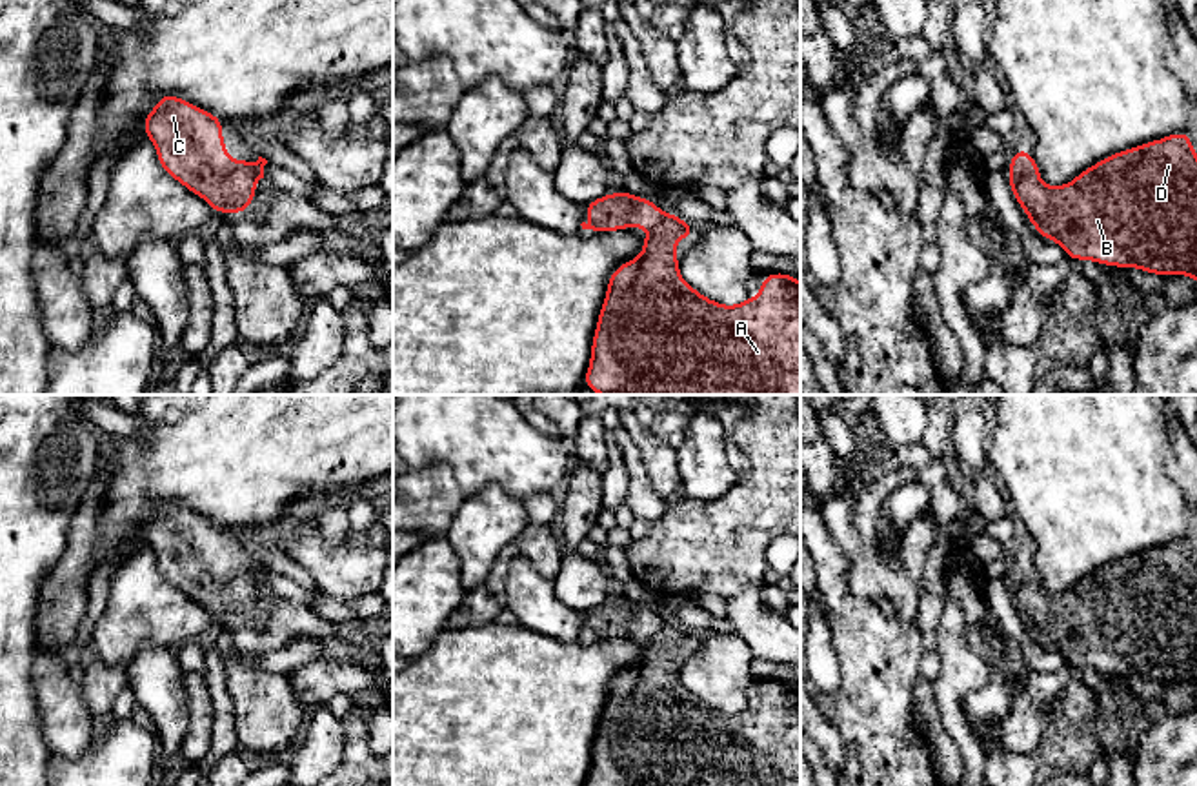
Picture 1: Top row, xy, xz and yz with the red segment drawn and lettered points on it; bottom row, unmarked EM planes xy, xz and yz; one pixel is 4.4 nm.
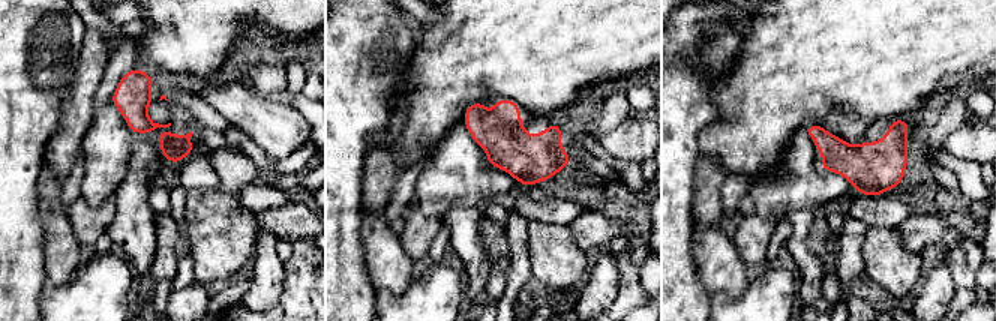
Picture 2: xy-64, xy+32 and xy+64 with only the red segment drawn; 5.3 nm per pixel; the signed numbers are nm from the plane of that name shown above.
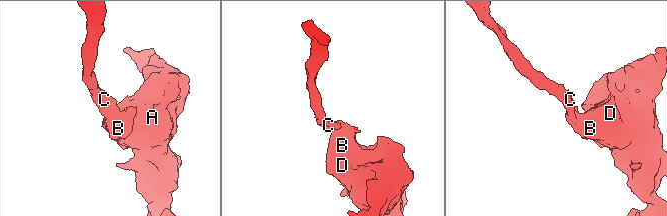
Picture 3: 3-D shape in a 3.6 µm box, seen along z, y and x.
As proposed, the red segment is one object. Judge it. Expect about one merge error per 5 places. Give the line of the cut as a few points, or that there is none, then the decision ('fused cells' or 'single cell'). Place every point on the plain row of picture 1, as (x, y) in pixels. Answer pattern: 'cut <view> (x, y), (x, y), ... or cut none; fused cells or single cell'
cut none; single cell

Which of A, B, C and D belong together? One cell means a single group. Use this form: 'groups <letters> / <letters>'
groups A B C D

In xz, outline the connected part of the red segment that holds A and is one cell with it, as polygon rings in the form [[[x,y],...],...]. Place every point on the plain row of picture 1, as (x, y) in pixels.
[[[626,599],[604,602],[586,613],[582,637],[609,640],[651,635],[639,664],[620,671],[608,688],[600,713],[589,775],[584,786],[800,786],[800,690],[790,680],[768,680],[760,702],[724,713],[700,702],[679,680],[679,646],[695,637],[664,620],[651,606]]]

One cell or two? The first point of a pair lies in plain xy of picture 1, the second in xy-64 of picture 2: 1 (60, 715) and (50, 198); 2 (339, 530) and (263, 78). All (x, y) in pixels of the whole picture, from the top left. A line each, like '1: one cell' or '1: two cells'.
1: one cell
2: one cell

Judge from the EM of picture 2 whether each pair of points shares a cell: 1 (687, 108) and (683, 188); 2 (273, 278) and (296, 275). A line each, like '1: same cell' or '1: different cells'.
1: same cell
2: different cells

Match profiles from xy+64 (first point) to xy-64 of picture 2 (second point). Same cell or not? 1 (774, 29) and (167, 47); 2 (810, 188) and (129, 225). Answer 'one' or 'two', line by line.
1: one
2: two

